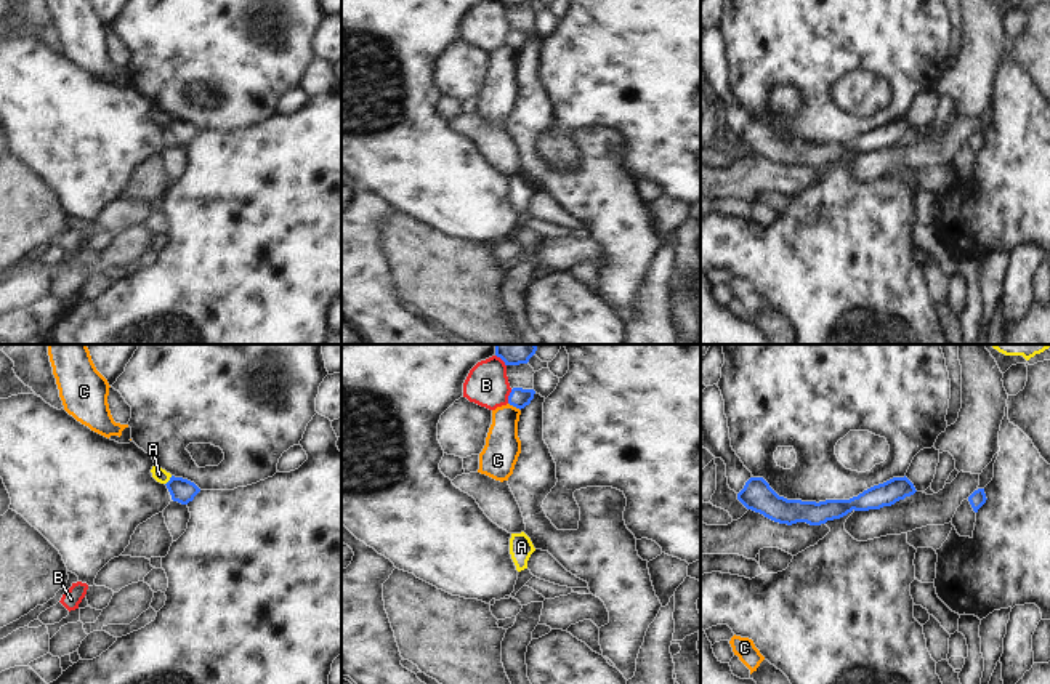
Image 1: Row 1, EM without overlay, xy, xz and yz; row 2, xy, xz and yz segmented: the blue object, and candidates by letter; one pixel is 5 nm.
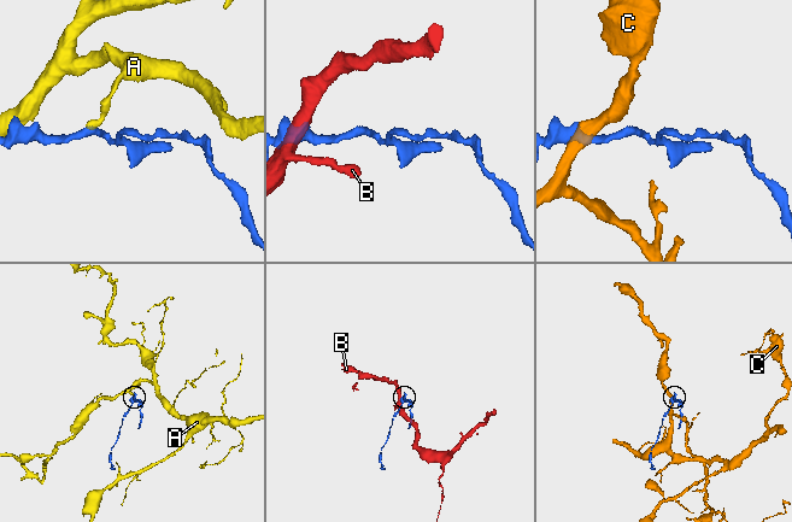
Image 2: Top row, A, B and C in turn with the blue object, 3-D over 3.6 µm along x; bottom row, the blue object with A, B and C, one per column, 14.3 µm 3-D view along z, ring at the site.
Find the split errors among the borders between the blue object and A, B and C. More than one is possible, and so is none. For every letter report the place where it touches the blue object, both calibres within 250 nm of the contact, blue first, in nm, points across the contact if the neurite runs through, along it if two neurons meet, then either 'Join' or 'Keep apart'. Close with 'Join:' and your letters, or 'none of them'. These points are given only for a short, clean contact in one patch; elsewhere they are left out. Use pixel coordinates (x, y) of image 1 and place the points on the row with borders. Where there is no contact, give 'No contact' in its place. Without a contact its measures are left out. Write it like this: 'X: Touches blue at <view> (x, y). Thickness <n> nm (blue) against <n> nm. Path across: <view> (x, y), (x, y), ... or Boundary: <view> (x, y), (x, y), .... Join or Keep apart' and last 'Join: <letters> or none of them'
A: Touches blue at xy (169, 481). Thickness 120 nm (blue) against 70 nm. Boundary: xy (172, 476), (165, 484). Keep apart
B: Touches blue at xz (508, 396). Thickness 100 nm (blue) against 220 nm. Keep apart
C: Touches blue at xz (515, 406). Thickness 100 nm (blue) against 180 nm. Boundary: xz (508, 402), (520, 410). Keep apart
Join: none of them.

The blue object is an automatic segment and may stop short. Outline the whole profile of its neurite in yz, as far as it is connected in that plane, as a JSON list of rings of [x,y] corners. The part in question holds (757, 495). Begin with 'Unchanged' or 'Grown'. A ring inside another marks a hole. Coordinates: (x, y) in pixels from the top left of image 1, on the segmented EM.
Unchanged. [[[750,477],[744,489],[737,493],[737,500],[755,513],[779,522],[821,525],[827,521],[840,519],[848,513],[880,509],[891,506],[917,490],[914,484],[904,477],[893,477],[883,484],[874,485],[850,500],[802,501],[779,497],[763,477]]]

